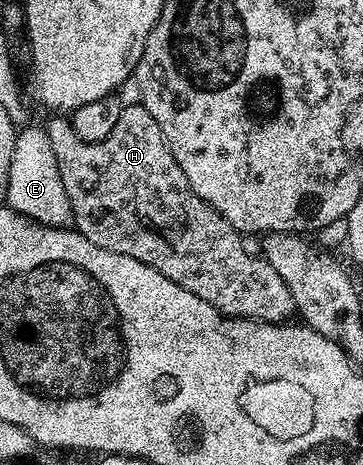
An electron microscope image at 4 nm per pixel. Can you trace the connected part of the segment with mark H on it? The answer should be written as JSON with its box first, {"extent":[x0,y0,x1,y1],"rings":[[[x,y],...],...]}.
{"extent":[47,105,297,323],"rings":[[[144,105],[124,106],[119,112],[119,119],[115,122],[111,135],[107,135],[107,139],[102,141],[79,139],[72,120],[61,115],[50,117],[53,118],[50,119],[49,125],[47,124],[49,142],[55,151],[55,163],[59,163],[59,179],[63,179],[63,187],[66,189],[67,199],[71,203],[72,224],[78,233],[91,239],[91,243],[95,243],[95,247],[103,247],[103,251],[115,251],[119,255],[127,255],[131,259],[139,259],[139,263],[147,263],[147,267],[155,267],[155,271],[159,271],[159,275],[167,275],[167,279],[171,279],[171,283],[179,283],[179,287],[183,287],[183,291],[191,291],[191,295],[199,295],[199,299],[203,299],[203,303],[211,303],[211,307],[218,309],[225,317],[239,317],[243,321],[285,323],[292,318],[289,316],[297,313],[295,299],[291,295],[287,283],[283,283],[283,279],[279,279],[279,271],[275,271],[275,267],[271,267],[260,256],[252,257],[248,247],[241,242],[244,241],[242,234],[238,233],[235,227],[231,227],[231,223],[227,223],[227,219],[223,219],[223,215],[219,215],[219,211],[215,211],[215,207],[211,207],[202,197],[195,195],[191,183],[187,183],[187,175],[183,175],[183,167],[179,167],[179,163],[175,163],[175,155],[171,155],[171,151],[167,147],[167,143],[163,139],[163,131],[159,131],[159,123],[155,123],[155,119],[151,119],[151,111],[147,111]]]}

